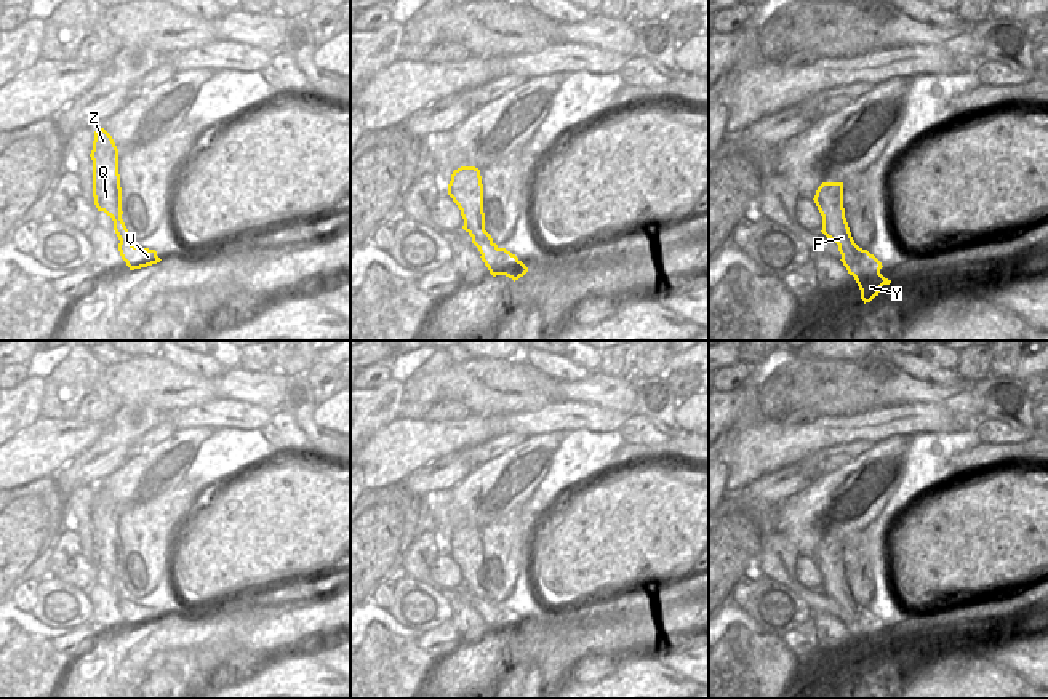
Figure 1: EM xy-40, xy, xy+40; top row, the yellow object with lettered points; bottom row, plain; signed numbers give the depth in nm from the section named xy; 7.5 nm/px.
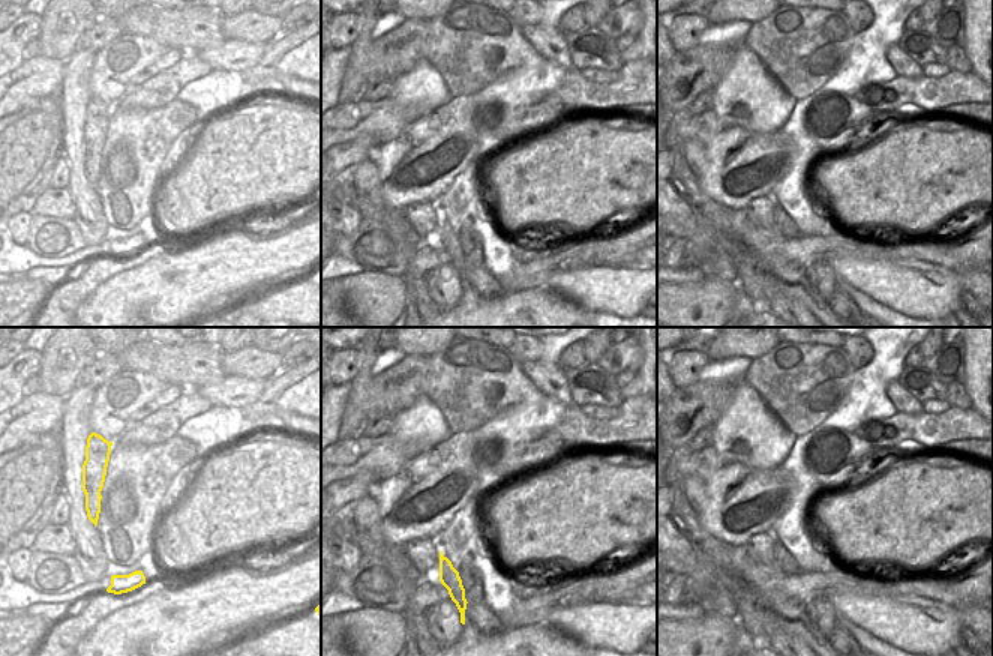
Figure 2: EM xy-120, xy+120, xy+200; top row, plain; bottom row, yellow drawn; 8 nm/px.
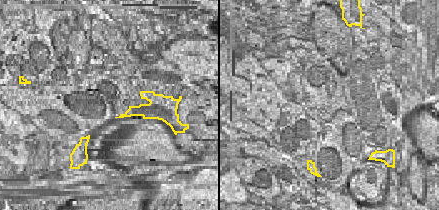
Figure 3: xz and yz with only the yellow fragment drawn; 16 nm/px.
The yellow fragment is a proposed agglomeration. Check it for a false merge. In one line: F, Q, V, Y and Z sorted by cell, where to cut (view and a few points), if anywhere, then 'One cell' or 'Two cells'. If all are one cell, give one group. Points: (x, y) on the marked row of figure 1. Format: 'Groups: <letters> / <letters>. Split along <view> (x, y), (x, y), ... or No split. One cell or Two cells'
Groups: F Q Y Z / V. Split along xy+40 (839, 245), (861, 264), (861, 275). Two cells

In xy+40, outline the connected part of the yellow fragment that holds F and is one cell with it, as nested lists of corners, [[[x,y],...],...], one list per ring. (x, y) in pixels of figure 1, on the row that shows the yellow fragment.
[[[822,182],[813,200],[822,216],[821,232],[862,264],[862,274],[854,275],[854,280],[864,304],[870,302],[891,280],[880,274],[882,262],[867,250],[859,248],[851,237],[843,208],[843,182]]]

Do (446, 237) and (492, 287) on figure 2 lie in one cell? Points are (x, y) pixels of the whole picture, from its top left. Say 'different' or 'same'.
same

